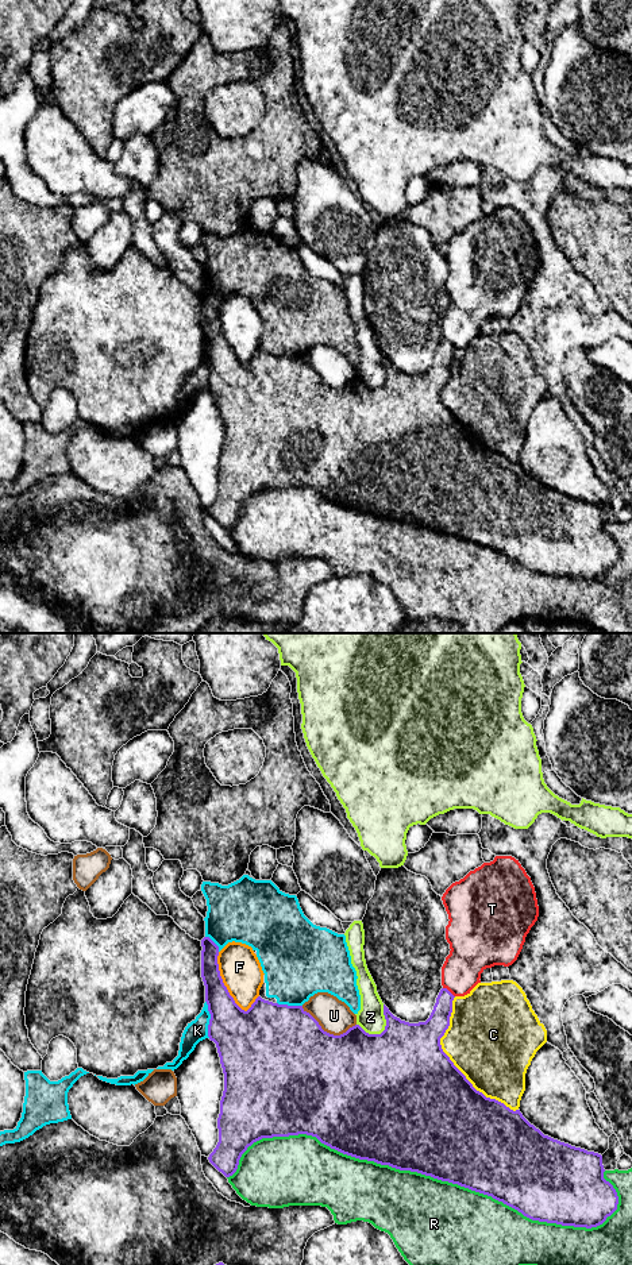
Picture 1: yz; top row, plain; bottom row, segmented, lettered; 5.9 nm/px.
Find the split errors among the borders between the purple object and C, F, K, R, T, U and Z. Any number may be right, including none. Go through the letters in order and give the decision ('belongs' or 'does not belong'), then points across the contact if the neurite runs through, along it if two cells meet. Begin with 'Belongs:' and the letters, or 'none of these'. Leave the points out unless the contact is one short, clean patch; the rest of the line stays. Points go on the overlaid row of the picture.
Belongs: none of these
C: does not belong
F: does not belong
K: does not belong
R: does not belong
T: does not belong | along yz (443, 987), (454, 997)
U: does not belong
Z: does not belong

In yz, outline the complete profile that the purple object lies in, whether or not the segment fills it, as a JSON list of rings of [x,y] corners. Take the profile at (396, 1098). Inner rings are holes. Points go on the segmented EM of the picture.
[[[204,937],[201,940],[201,946],[201,977],[205,986],[205,1002],[211,1014],[208,1037],[216,1044],[224,1073],[224,1091],[220,1100],[220,1114],[217,1118],[219,1142],[209,1154],[208,1160],[226,1177],[230,1177],[236,1172],[242,1154],[254,1142],[262,1138],[307,1134],[316,1137],[321,1143],[343,1154],[359,1160],[374,1161],[381,1165],[389,1165],[400,1170],[417,1172],[492,1196],[493,1199],[517,1210],[532,1220],[591,1229],[602,1224],[606,1218],[617,1210],[618,1196],[613,1185],[604,1179],[605,1169],[601,1154],[587,1152],[585,1149],[575,1148],[544,1135],[523,1116],[520,1110],[513,1111],[504,1103],[486,1098],[482,1092],[477,1091],[466,1079],[466,1076],[454,1065],[450,1057],[443,1052],[440,1038],[450,1026],[452,1000],[455,998],[447,988],[440,990],[433,1010],[425,1022],[409,1023],[401,1021],[400,1018],[394,1017],[384,1004],[386,1026],[381,1034],[369,1034],[359,1025],[355,1025],[346,1033],[334,1035],[324,1031],[319,1022],[309,1013],[307,1013],[302,1006],[278,1004],[258,996],[247,1011],[242,1010],[230,995],[220,976],[217,964],[219,946],[209,937]]]

